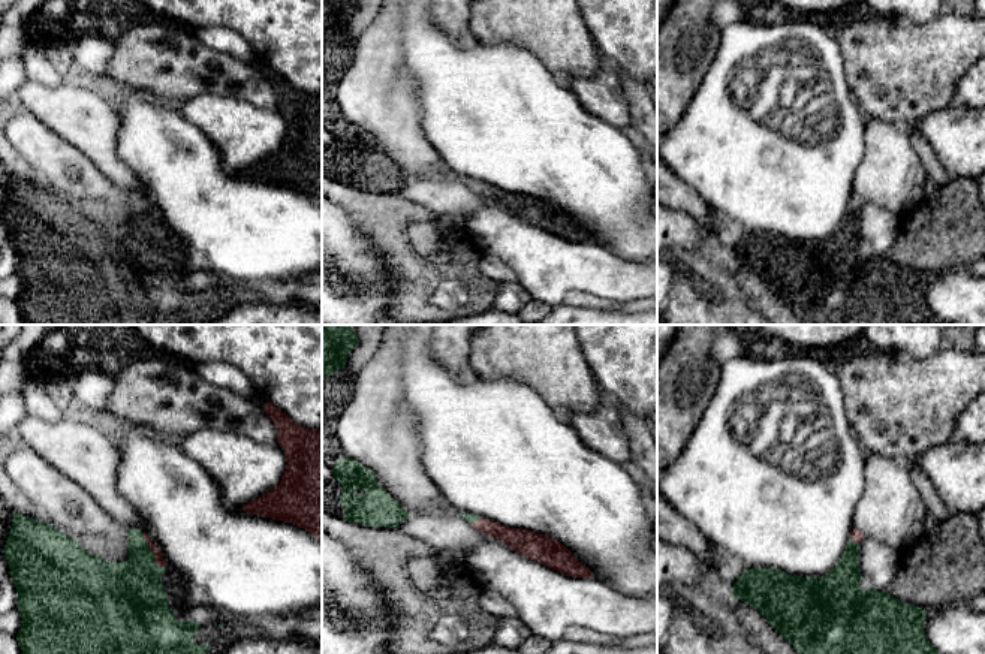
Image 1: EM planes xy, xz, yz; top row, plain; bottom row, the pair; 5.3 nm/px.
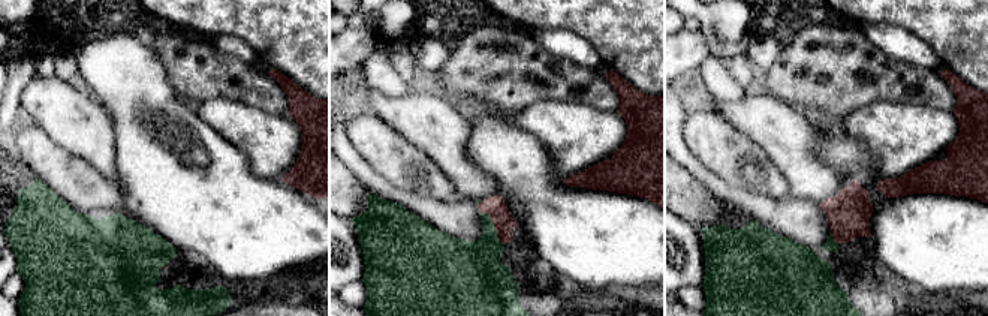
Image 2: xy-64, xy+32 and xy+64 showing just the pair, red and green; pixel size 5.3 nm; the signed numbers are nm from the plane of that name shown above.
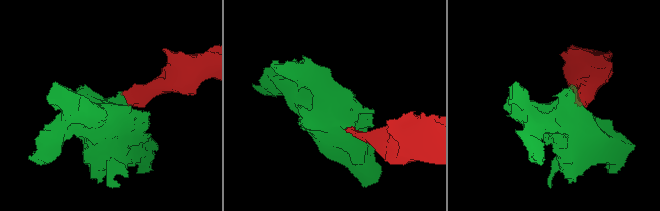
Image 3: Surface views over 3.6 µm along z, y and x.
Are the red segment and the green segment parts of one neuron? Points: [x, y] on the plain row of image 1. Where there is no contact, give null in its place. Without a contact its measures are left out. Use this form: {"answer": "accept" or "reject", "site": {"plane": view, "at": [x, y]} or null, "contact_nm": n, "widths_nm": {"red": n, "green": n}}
{"answer": "accept", "site": {"plane": "xy", "at": [153, 217]}, "contact_nm": 240, "widths_nm": {"red": 50, "green": 340}}

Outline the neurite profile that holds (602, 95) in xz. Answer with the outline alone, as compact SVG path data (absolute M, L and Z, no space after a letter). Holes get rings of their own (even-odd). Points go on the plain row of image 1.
M605 63L596 75L590 78L572 78L567 87L587 112L630 133L629 102L615 67Z

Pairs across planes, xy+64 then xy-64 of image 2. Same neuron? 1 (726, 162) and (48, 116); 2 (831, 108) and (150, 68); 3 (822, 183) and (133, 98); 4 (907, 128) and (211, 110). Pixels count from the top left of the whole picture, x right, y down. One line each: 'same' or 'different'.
1: different
2: different
3: different
4: same

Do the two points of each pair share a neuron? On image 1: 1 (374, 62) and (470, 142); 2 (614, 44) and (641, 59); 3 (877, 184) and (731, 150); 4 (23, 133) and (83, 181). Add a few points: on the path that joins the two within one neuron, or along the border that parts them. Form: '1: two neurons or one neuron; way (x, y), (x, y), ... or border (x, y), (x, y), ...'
1: two neurons; border (403, 65), (415, 87), (419, 124), (424, 132)
2: one neuron; way (620, 44), (626, 44), (635, 53)
3: two neurons; border (865, 145), (864, 156), (852, 181), (852, 192)
4: one neuron; way (38, 145), (68, 169)

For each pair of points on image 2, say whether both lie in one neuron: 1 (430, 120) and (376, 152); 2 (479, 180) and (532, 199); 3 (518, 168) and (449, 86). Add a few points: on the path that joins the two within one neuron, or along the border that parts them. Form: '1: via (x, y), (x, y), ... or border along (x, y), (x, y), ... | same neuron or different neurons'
1: border along (374, 114), (430, 158) | different neurons
2: border along (473, 163), (496, 181), (499, 193) | different neurons
3: border along (466, 107), (482, 105), (502, 114) | different neurons

